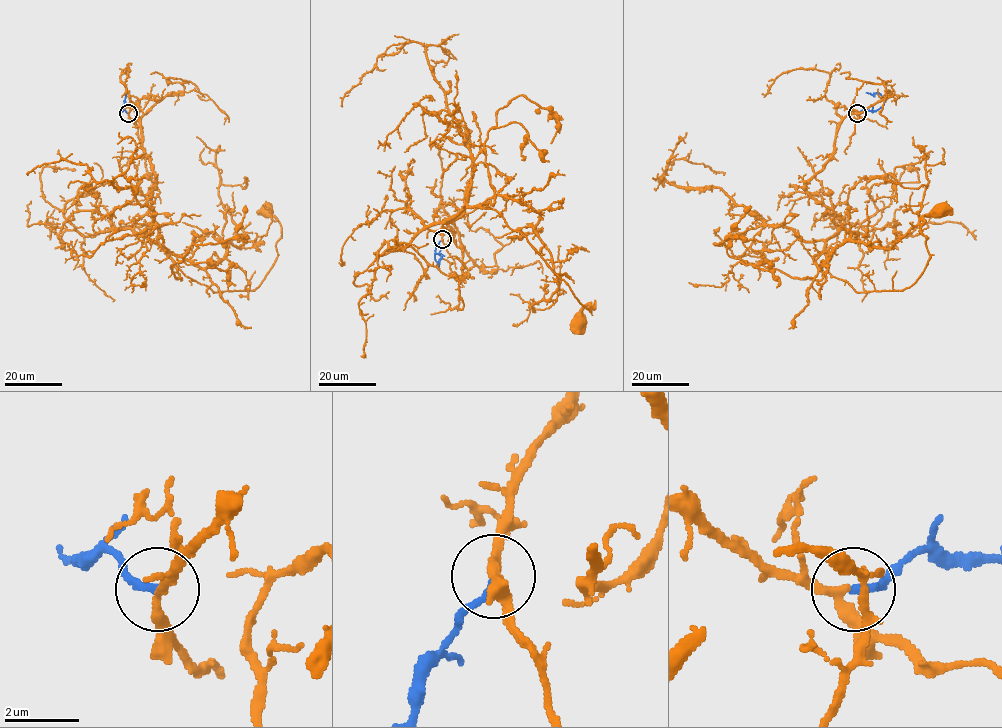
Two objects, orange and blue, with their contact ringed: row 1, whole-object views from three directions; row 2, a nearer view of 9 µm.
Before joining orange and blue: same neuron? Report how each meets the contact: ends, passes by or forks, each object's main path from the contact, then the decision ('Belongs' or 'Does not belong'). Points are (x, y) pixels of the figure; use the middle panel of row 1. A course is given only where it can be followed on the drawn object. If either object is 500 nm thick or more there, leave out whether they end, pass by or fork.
At the ring orange passes by. At the ring blue ends. Course of orange: (441, 238), (468, 188), (464, 211), (447, 221), (466, 208), (494, 208), (589, 311), (594, 302), (582, 322). Course of blue: (441, 239), (436, 246), (438, 265), (441, 247). Belongs

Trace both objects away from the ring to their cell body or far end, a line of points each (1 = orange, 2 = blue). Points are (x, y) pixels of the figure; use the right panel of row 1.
1: (857, 113), (836, 109), (806, 185), (840, 222), (827, 271), (908, 288), (940, 209)
2: (857, 113), (876, 111), (883, 104), (880, 93), (866, 93)

